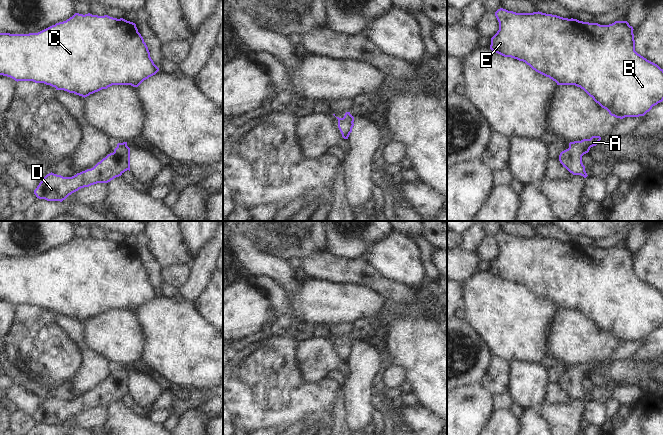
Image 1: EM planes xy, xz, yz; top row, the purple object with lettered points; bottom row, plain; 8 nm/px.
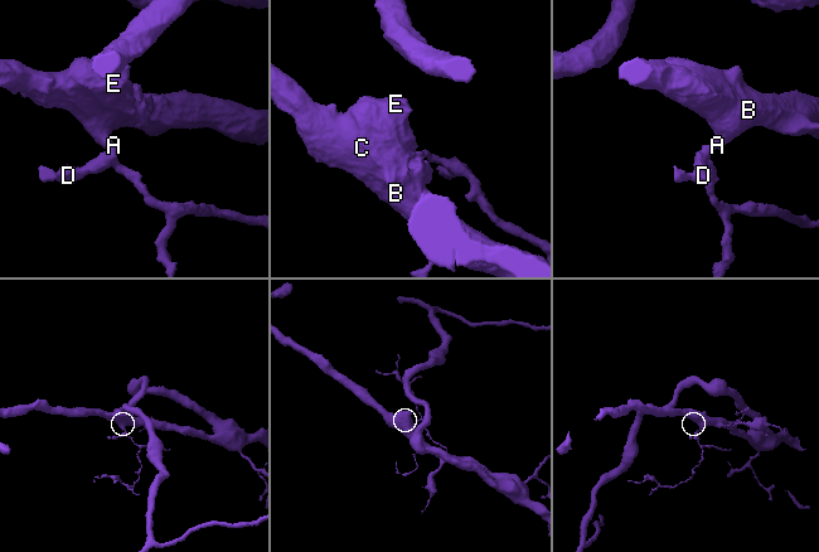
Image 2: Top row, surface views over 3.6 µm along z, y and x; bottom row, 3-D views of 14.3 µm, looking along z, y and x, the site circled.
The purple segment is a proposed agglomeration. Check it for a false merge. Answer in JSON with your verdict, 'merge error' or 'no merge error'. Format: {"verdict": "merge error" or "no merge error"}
{"verdict": "no merge error"}

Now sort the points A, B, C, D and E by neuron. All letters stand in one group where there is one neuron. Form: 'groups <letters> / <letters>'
groups A B C D E

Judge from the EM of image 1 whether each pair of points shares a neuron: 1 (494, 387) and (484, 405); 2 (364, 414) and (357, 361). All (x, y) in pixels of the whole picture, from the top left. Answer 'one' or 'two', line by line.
1: two
2: one

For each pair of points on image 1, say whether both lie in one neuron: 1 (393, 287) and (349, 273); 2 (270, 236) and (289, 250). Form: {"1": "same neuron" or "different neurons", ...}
{"1": "same neuron", "2": "same neuron"}

